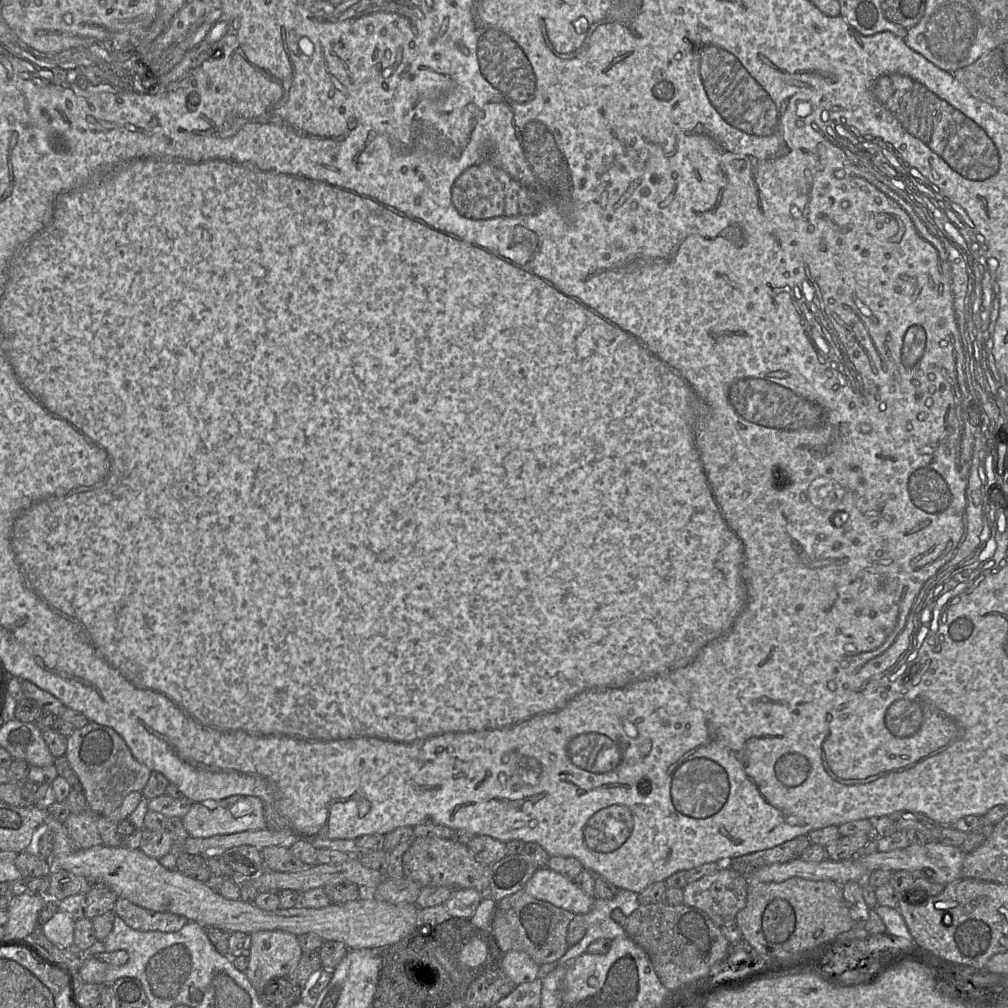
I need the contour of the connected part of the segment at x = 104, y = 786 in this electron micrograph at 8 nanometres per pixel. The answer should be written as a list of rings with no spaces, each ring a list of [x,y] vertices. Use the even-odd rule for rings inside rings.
[[[94,722],[73,730],[67,738],[65,756],[79,779],[87,809],[101,816],[116,810],[128,794],[141,792],[151,773],[151,770],[133,756],[119,734],[108,726]]]

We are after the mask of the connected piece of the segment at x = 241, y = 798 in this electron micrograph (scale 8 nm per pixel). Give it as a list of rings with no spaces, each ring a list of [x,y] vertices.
[[[233,795],[219,801],[195,802],[182,818],[182,821],[187,833],[193,838],[205,838],[266,828],[263,802],[258,797],[250,795]]]

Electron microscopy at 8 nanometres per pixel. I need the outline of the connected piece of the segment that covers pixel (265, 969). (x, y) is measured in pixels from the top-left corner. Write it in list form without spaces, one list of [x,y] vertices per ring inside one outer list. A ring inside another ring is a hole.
[[[281,930],[256,931],[250,934],[250,938],[245,973],[259,994],[272,978],[287,977],[297,966],[303,951],[297,936]]]

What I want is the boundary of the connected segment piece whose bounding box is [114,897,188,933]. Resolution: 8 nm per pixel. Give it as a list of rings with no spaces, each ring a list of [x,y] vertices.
[[[117,897],[114,913],[129,927],[138,931],[177,932],[188,922],[183,916],[150,911],[122,897]]]

